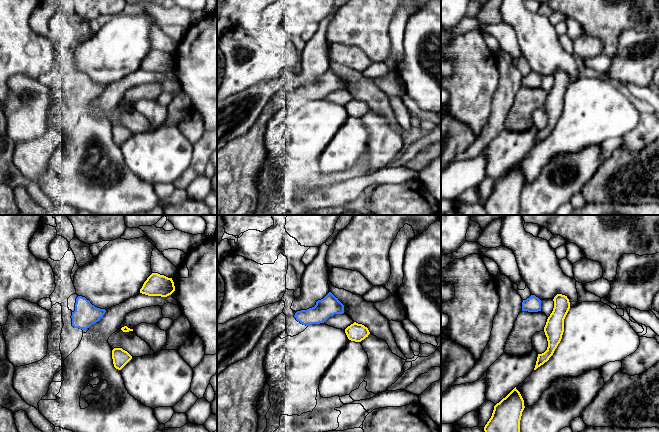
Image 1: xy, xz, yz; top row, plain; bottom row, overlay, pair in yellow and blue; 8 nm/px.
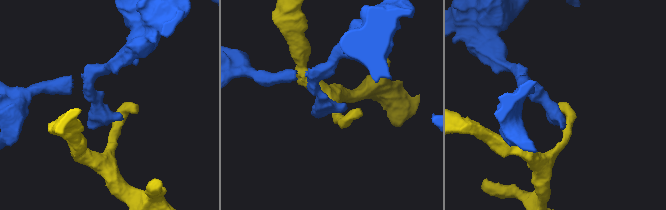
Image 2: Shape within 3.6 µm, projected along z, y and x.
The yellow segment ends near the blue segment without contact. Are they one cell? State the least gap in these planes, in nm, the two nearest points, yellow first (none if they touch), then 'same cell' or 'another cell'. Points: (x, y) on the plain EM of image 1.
90 nm | yz (548, 93), (540, 86) | another cell

